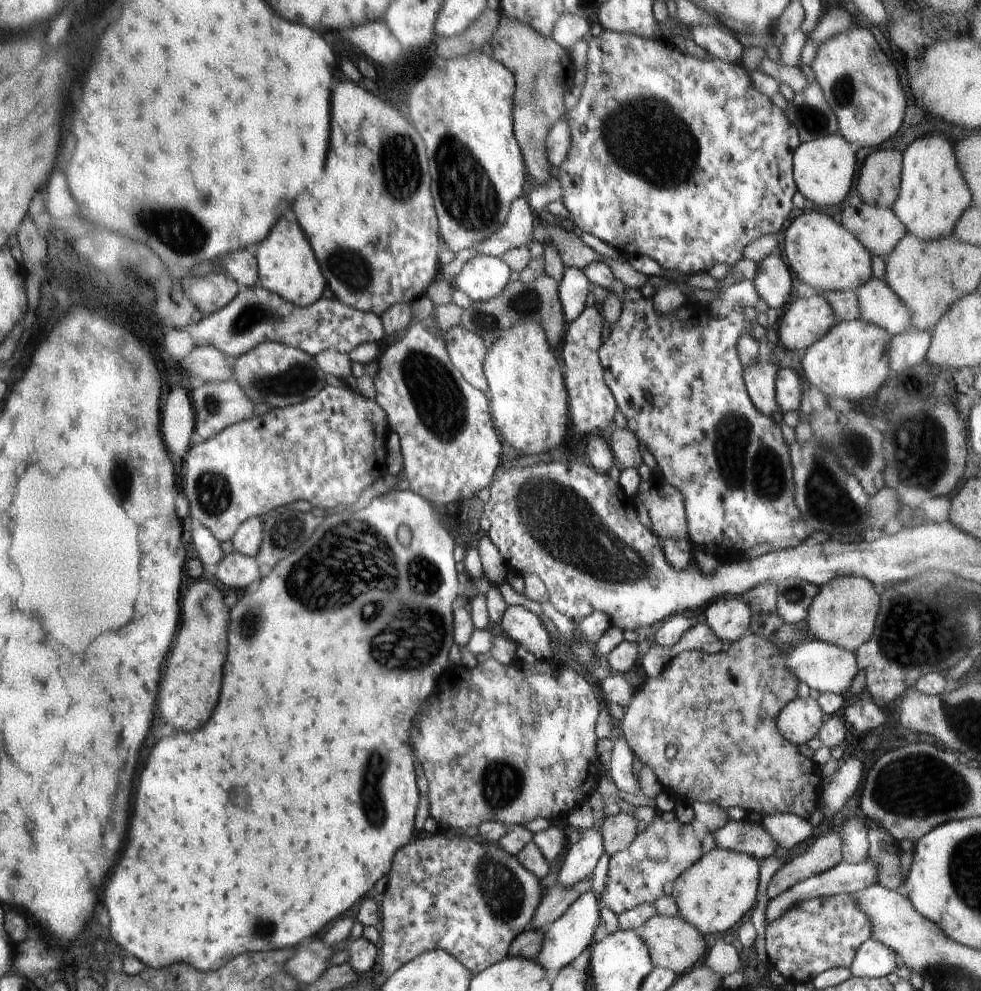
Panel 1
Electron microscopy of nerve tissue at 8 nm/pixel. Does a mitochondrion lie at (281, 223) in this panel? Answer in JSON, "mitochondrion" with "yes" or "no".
{"mitochondrion":"no"}

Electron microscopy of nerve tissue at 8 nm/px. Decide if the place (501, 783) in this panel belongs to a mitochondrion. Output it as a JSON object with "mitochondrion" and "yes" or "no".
{"mitochondrion":"yes"}

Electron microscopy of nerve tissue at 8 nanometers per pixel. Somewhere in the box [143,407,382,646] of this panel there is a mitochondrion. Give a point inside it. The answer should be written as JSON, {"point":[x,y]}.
{"point":[213,491]}

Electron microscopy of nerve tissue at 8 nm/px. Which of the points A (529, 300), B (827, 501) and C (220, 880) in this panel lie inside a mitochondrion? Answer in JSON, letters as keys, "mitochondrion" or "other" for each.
{"A":"mitochondrion","B":"mitochondrion","C":"other"}

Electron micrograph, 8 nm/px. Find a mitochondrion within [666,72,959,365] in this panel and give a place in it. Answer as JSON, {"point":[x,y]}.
{"point":[815,120]}

